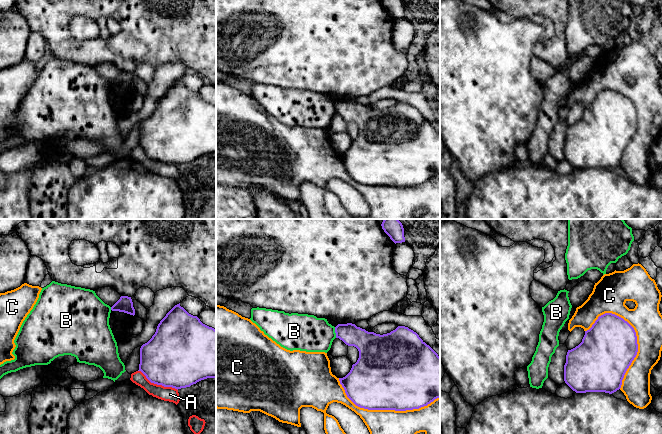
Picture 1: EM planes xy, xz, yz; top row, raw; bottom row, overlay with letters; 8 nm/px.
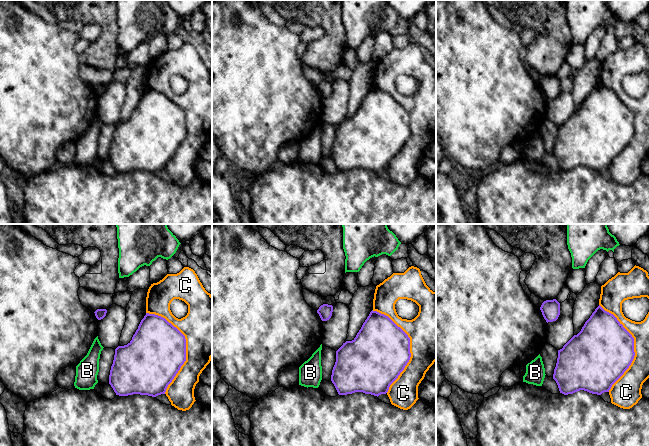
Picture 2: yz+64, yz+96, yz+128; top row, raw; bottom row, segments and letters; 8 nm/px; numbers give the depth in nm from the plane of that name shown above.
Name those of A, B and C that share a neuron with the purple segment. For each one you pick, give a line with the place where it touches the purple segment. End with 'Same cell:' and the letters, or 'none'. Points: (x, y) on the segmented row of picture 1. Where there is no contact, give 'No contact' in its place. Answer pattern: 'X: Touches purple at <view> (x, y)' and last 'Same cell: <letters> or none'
Same cell: none

